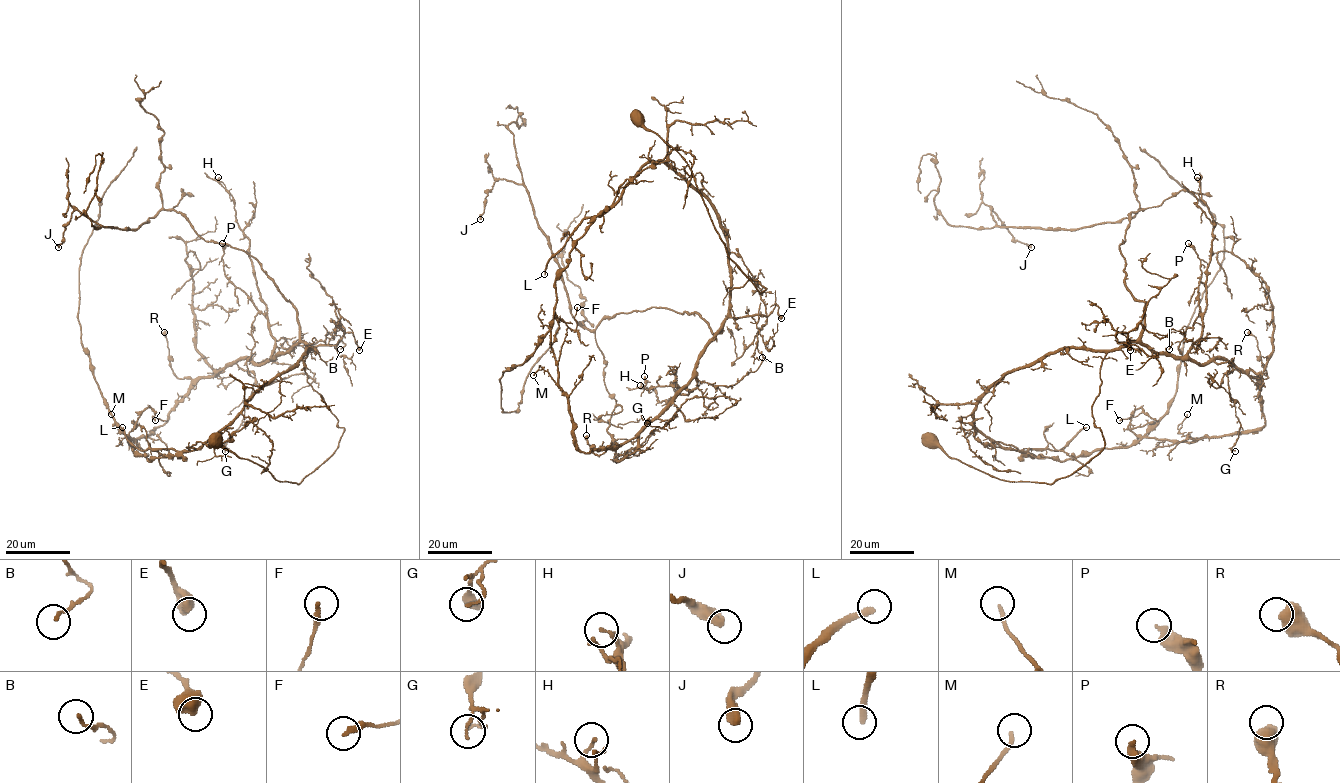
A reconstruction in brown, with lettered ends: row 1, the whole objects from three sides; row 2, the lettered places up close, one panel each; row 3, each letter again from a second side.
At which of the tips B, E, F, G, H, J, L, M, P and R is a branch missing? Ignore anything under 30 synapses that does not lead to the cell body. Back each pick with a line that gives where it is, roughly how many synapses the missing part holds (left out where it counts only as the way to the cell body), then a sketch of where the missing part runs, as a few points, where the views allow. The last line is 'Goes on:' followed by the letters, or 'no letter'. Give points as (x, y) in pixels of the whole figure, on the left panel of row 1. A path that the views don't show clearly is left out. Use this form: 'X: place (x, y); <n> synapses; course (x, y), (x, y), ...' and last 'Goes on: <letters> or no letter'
L: place (122, 427); 45 synapses
Goes on: L

